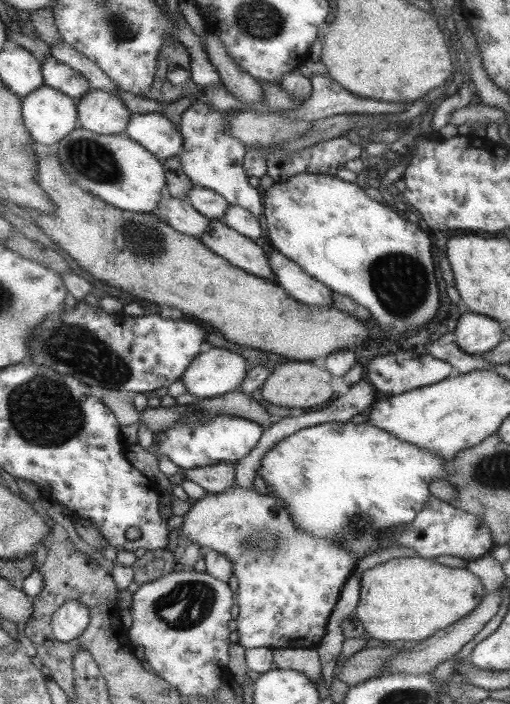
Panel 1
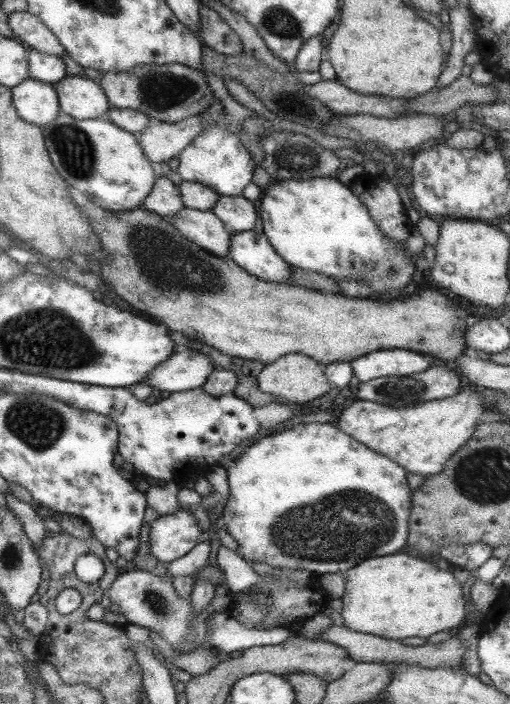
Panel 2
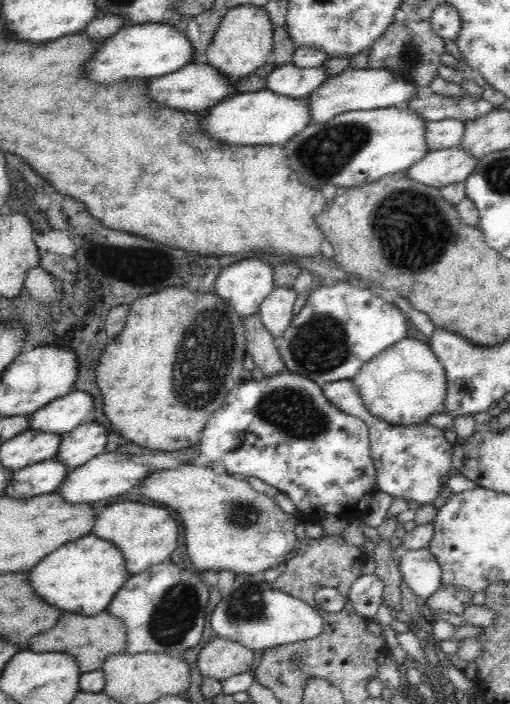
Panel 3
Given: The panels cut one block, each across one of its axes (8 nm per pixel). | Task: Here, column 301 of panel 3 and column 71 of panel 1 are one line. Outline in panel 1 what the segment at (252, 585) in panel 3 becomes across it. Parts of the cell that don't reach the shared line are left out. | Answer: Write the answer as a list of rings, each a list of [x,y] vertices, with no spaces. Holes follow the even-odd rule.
[[[67,601],[52,613],[50,627],[55,639],[69,642],[83,632],[89,621],[87,607],[79,601]]]

